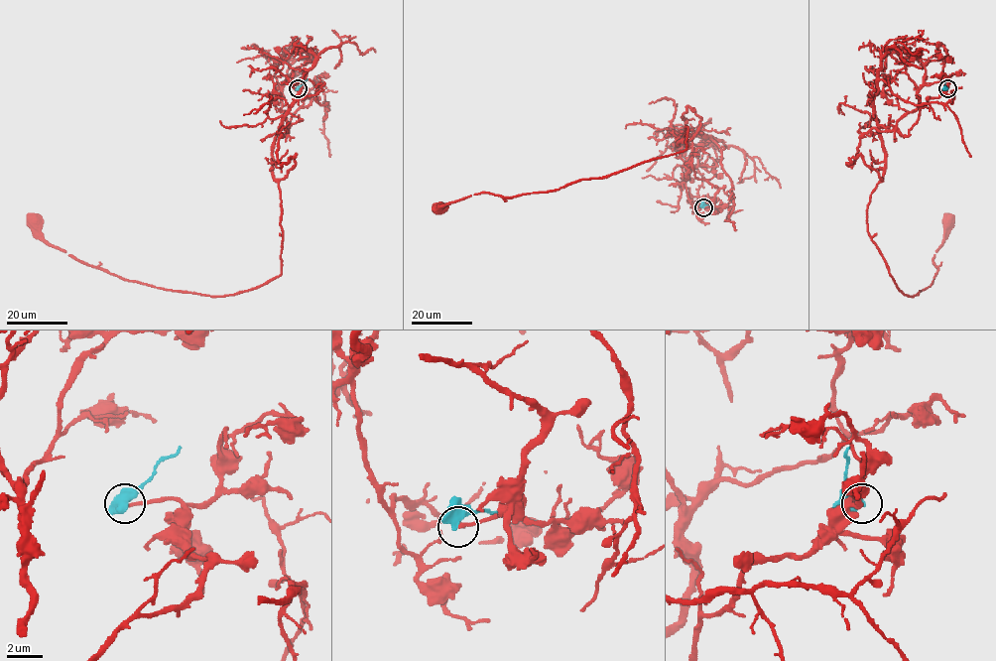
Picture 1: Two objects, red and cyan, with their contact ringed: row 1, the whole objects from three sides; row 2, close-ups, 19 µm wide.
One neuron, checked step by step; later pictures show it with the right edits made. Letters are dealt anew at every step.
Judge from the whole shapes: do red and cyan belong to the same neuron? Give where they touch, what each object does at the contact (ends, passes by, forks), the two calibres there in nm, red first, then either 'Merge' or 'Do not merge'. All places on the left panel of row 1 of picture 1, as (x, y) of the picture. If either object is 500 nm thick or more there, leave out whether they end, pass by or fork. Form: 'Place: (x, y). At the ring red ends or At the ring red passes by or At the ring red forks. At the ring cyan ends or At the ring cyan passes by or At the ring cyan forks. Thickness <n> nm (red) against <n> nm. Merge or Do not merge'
Place: (298, 88). Thickness 180 nm (red) against 550 nm. Do not merge

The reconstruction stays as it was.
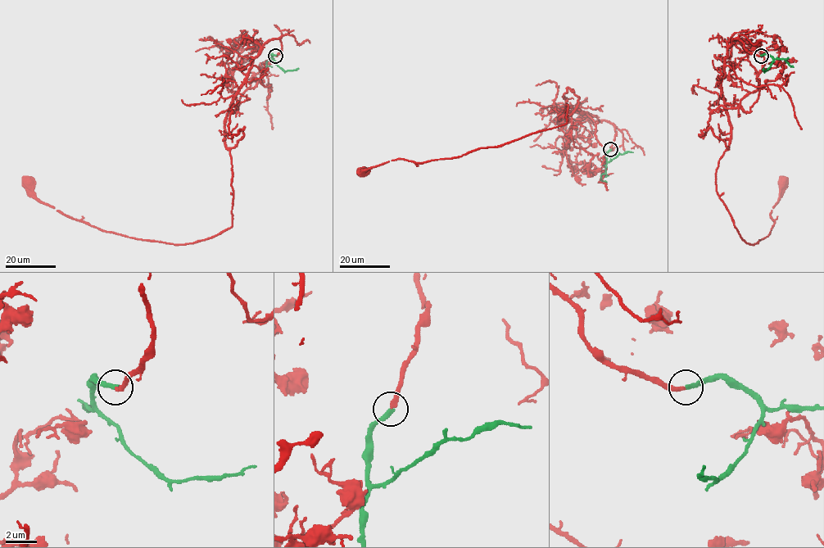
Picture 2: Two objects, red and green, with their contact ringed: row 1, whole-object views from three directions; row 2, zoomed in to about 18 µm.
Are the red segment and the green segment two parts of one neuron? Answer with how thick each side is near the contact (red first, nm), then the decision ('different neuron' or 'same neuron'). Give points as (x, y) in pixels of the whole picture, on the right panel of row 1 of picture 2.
calibres 280 and 320 nm; same neuron

